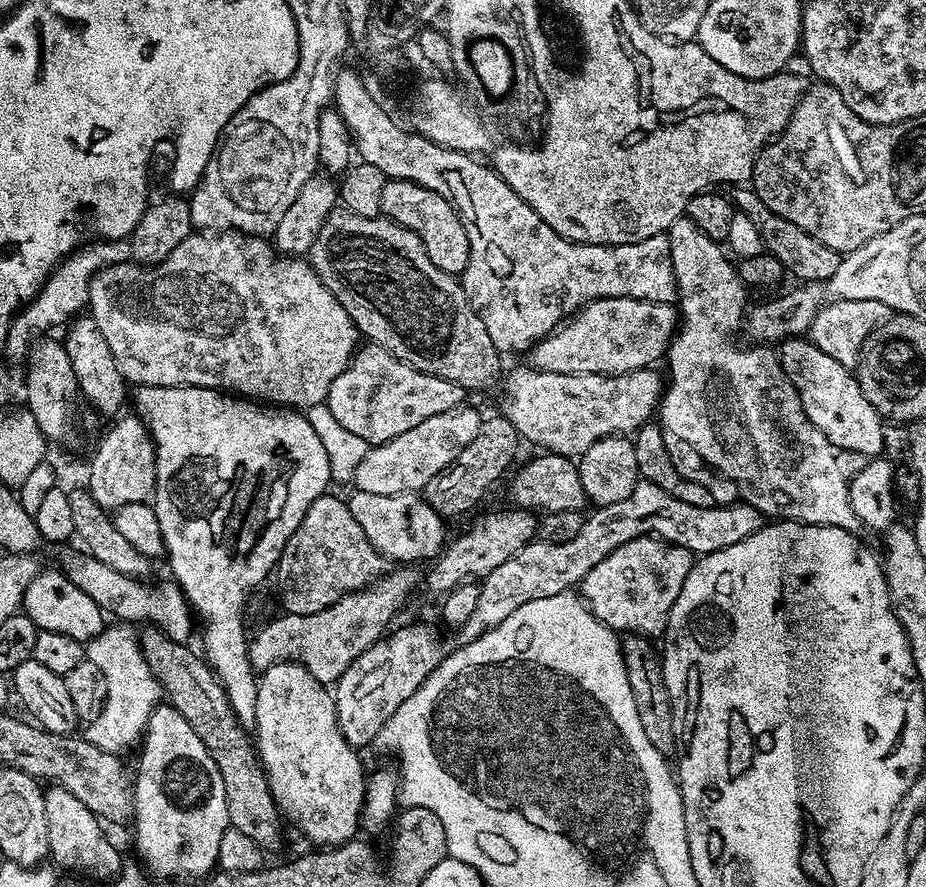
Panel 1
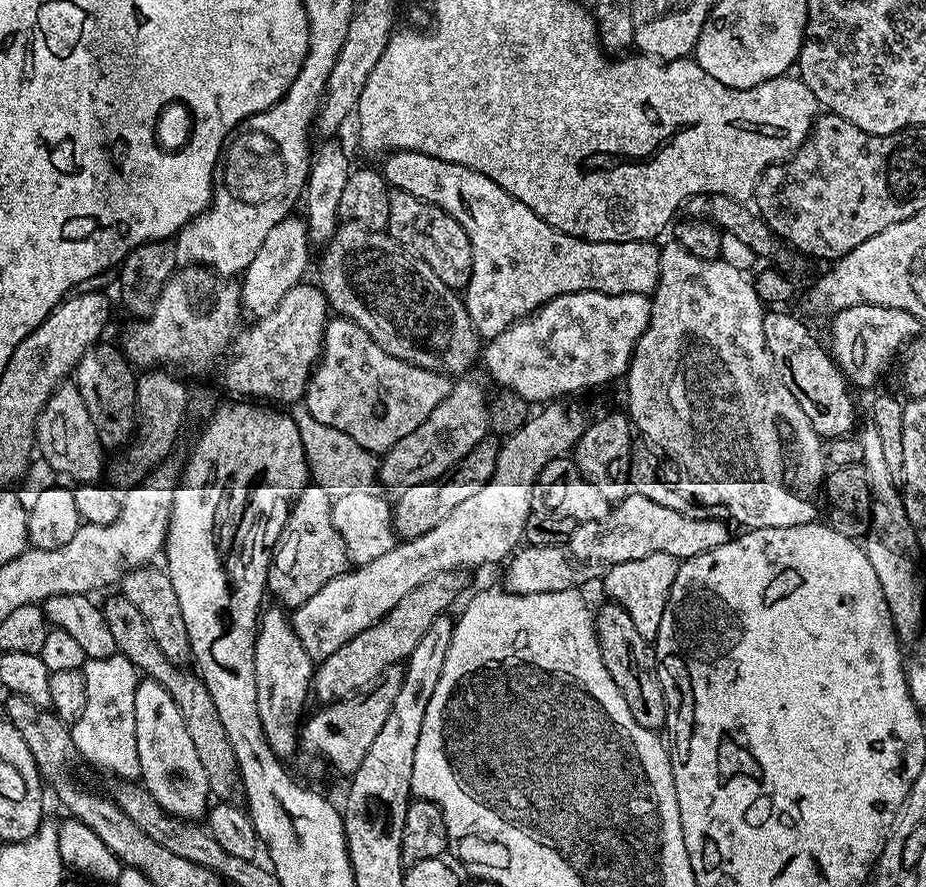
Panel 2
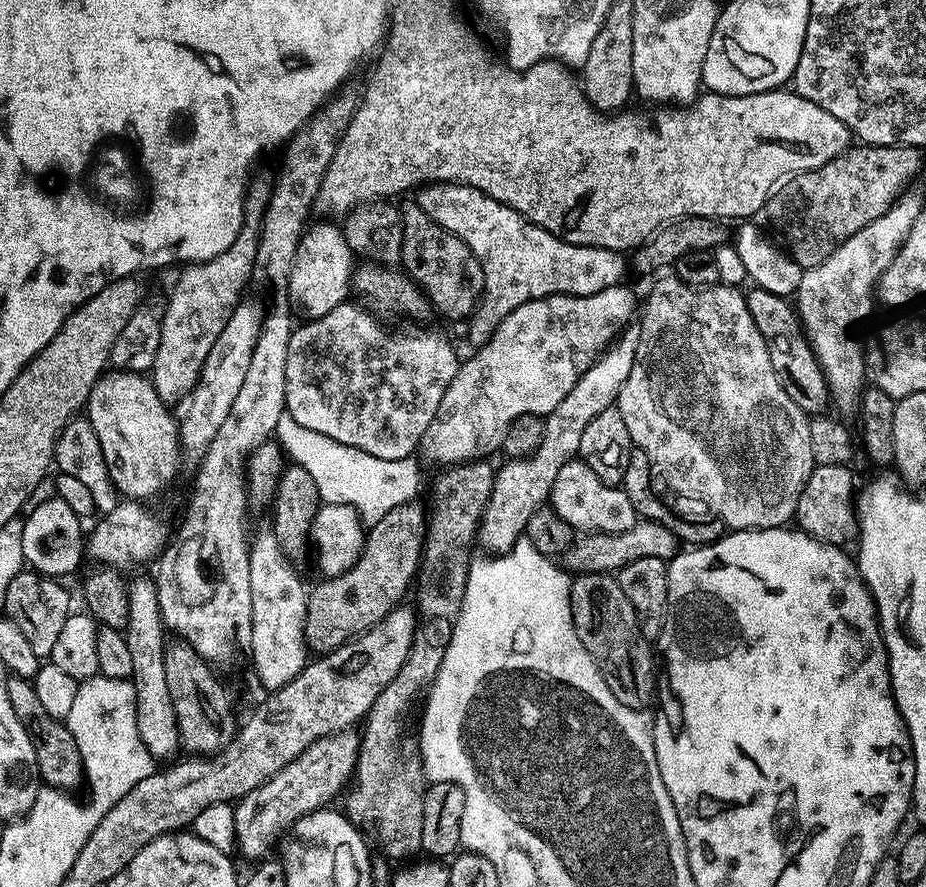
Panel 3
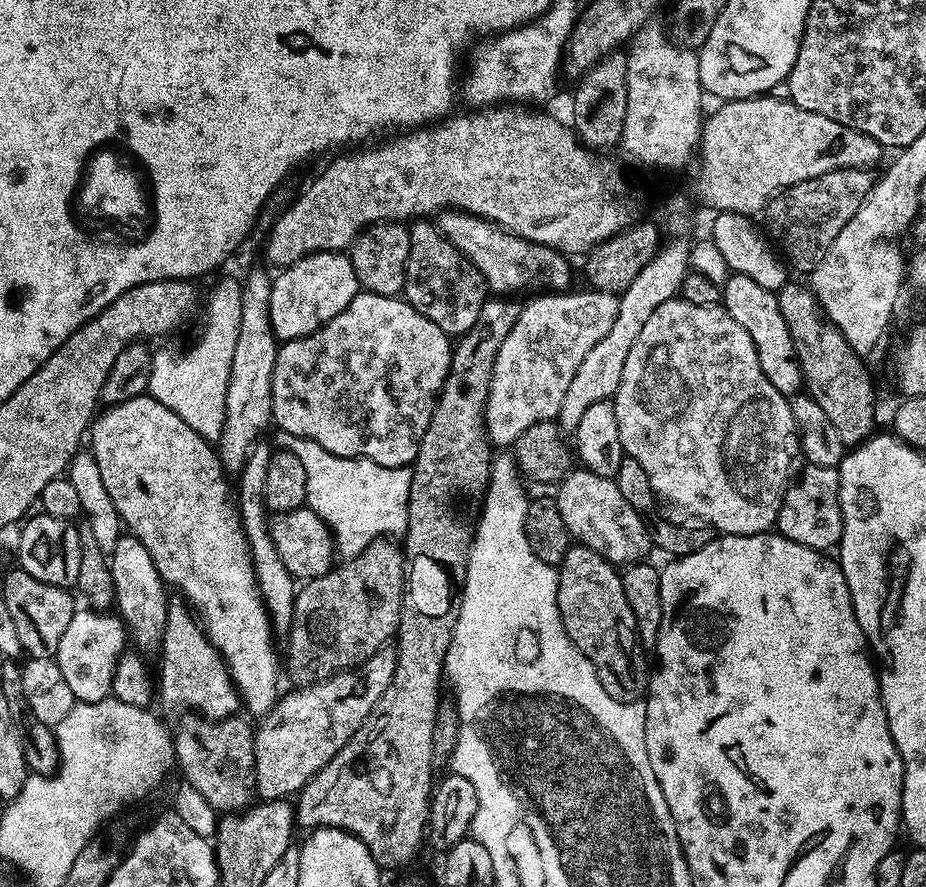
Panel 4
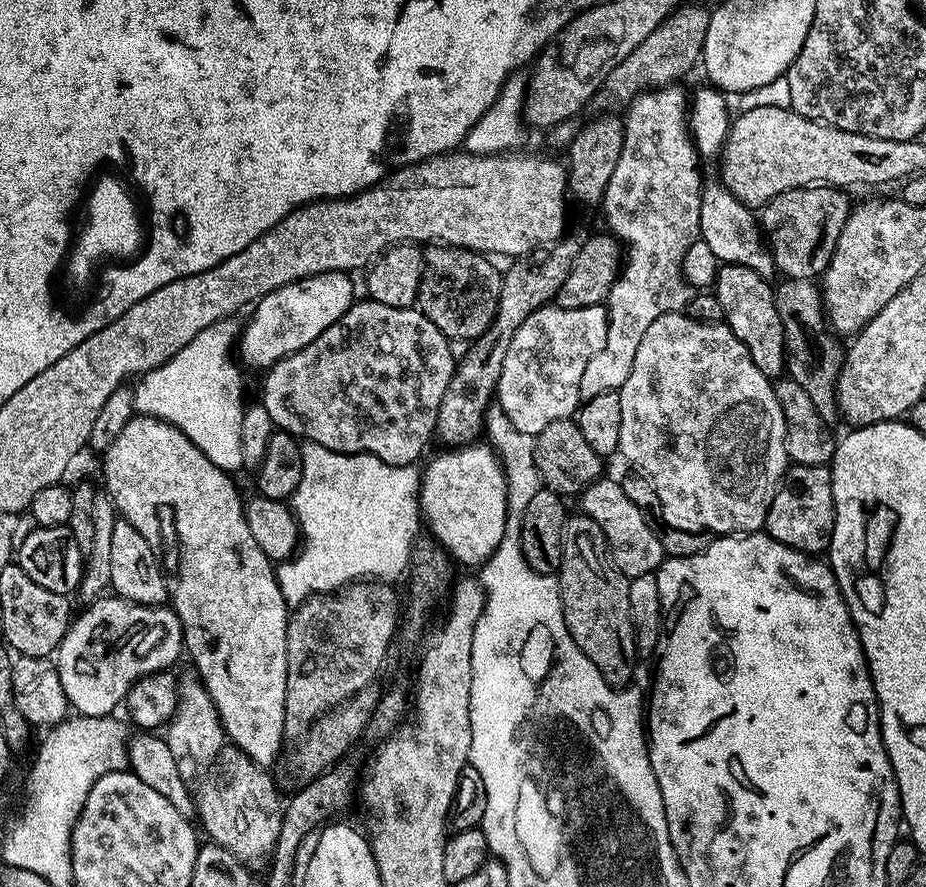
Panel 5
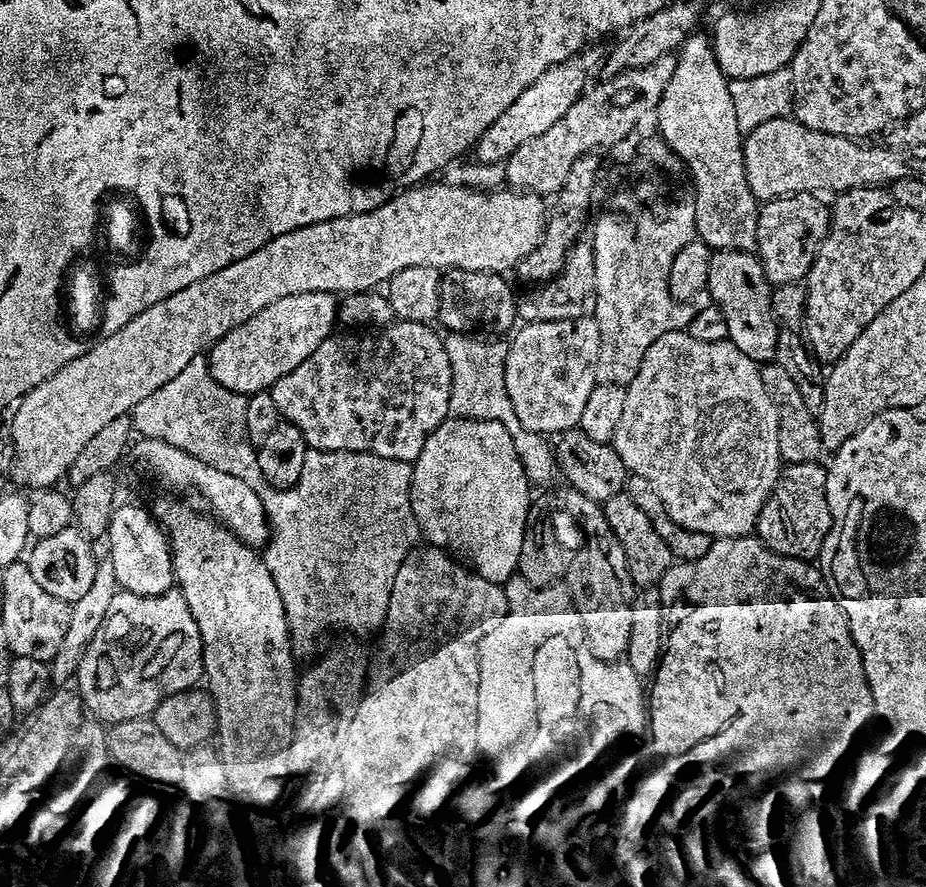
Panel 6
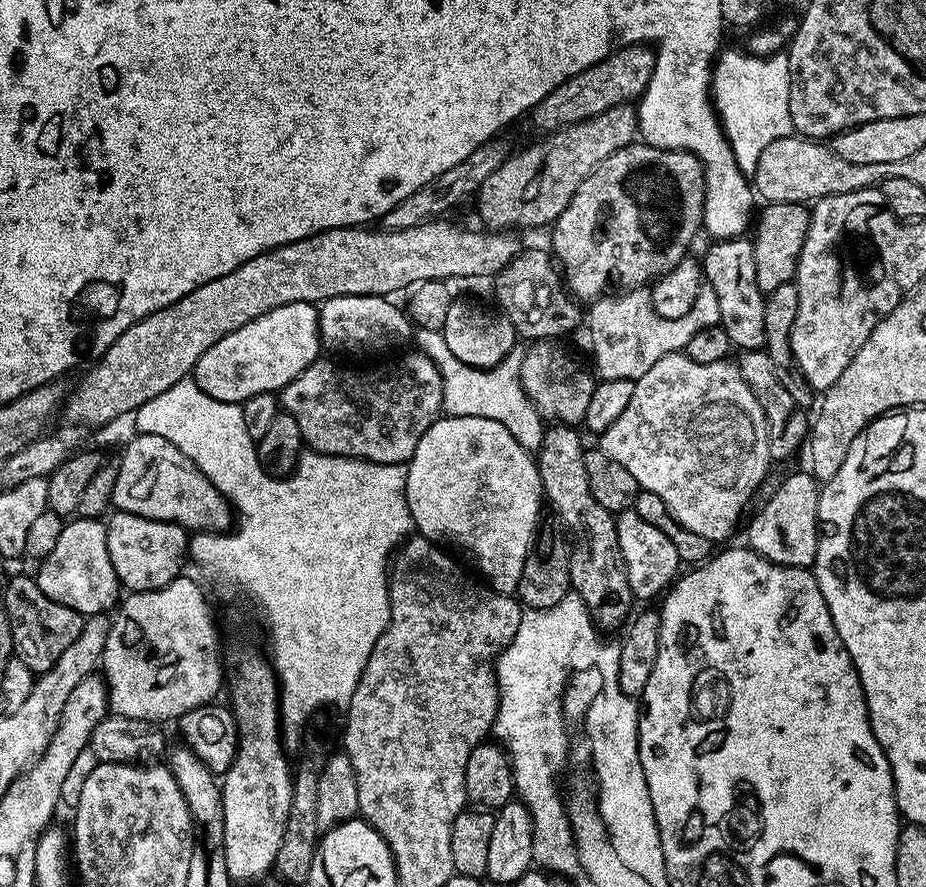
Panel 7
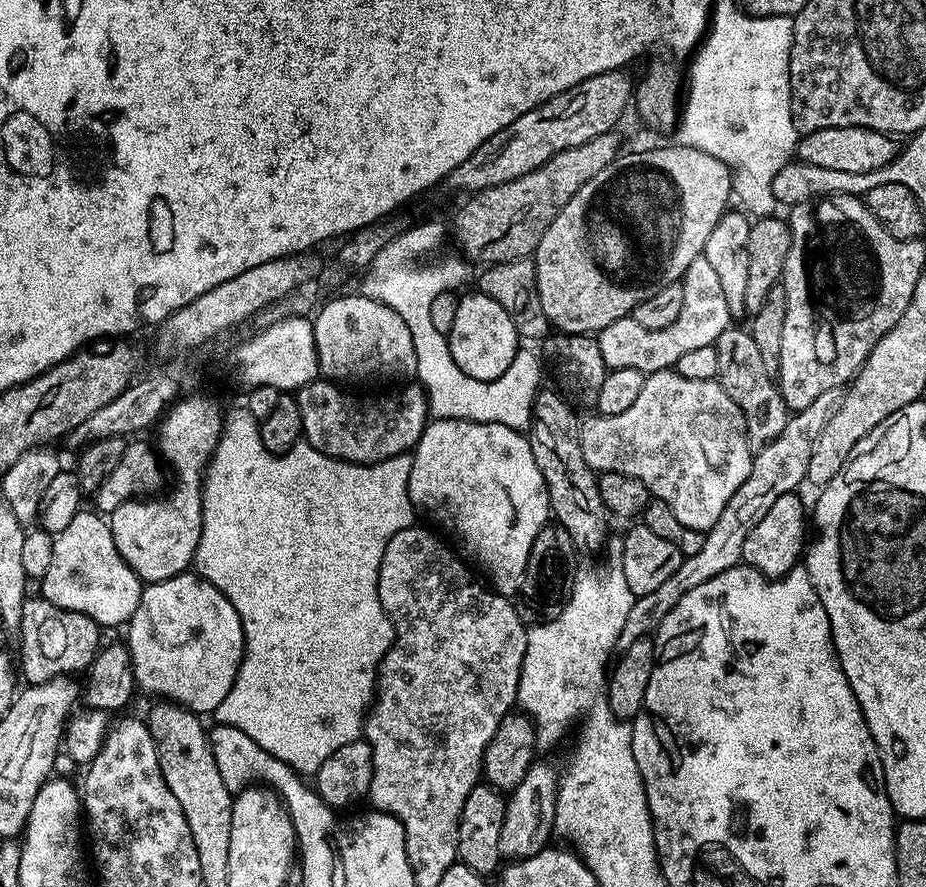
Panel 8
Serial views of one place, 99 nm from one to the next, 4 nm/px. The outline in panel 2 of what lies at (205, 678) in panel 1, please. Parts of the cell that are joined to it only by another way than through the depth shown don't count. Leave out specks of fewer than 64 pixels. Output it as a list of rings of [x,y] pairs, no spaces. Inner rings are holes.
[[[115,594],[108,601],[103,601],[102,607],[106,626],[110,626],[110,634],[114,634],[116,651],[137,669],[147,679],[158,682],[178,706],[182,718],[186,722],[186,730],[190,730],[190,738],[194,742],[194,750],[198,750],[198,758],[202,758],[202,766],[206,766],[208,786],[213,797],[228,802],[232,795],[239,793],[242,788],[240,767],[230,746],[230,738],[226,736],[226,729],[222,726],[222,718],[218,716],[218,706],[214,706],[214,698],[210,698],[210,690],[195,671],[187,672],[187,667],[172,664],[162,650],[158,650],[158,642],[150,634],[150,626],[146,626],[146,618],[130,606],[130,602],[123,594]]]

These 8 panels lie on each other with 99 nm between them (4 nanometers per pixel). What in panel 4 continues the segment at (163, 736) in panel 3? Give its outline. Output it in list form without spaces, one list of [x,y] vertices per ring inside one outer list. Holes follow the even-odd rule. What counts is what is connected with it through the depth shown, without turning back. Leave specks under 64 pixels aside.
[[[131,534],[121,535],[120,541],[110,553],[110,567],[112,581],[114,582],[115,611],[124,622],[127,635],[137,644],[135,647],[141,653],[149,654],[161,647],[164,642],[166,618],[168,617],[169,593],[166,594],[166,585],[154,566],[154,558],[146,546],[137,536]]]

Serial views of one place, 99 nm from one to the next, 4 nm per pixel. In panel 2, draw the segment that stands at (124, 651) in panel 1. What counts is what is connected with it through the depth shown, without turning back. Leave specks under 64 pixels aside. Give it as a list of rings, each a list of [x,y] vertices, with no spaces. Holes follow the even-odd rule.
[[[117,654],[101,660],[85,659],[82,671],[86,678],[86,708],[82,710],[82,718],[71,725],[74,746],[94,767],[121,776],[121,781],[135,781],[140,775],[134,718],[138,669]]]

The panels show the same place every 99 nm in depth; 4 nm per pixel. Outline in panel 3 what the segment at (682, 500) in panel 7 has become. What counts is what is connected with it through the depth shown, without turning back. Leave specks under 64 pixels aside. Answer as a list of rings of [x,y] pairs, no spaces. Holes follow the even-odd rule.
[[[669,274],[664,276],[656,285],[652,288],[652,293],[648,296],[648,301],[643,301],[642,315],[638,320],[638,327],[640,329],[640,337],[638,338],[638,350],[636,351],[636,357],[634,358],[634,364],[630,366],[630,378],[626,378],[626,382],[622,386],[620,391],[620,397],[617,398],[615,407],[619,408],[622,414],[622,422],[626,422],[626,430],[630,430],[630,438],[633,445],[637,449],[640,449],[649,457],[650,462],[654,465],[657,473],[664,472],[664,476],[668,479],[668,484],[674,491],[678,492],[682,496],[692,498],[694,500],[701,500],[706,504],[708,509],[713,515],[717,515],[723,521],[723,523],[732,530],[743,530],[745,528],[779,528],[787,525],[789,521],[795,517],[796,507],[798,506],[798,498],[802,494],[802,490],[806,486],[806,482],[810,478],[810,474],[816,469],[816,459],[814,458],[814,450],[812,449],[812,443],[810,442],[810,420],[806,413],[800,409],[794,402],[794,398],[790,398],[790,394],[786,394],[786,390],[782,390],[782,382],[778,382],[778,374],[774,374],[774,366],[770,366],[770,354],[768,353],[768,347],[766,342],[762,338],[762,334],[758,334],[758,326],[754,326],[754,318],[750,314],[748,309],[748,297],[739,287],[729,286],[723,282],[710,287],[710,288],[693,288],[691,284],[684,284],[680,280],[679,276],[675,274]]]

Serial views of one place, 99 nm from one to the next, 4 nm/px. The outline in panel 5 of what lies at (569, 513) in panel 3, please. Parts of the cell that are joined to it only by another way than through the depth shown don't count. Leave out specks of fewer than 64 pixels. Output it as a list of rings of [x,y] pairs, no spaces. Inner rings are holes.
[[[619,479],[595,480],[593,484],[588,485],[583,492],[579,493],[579,500],[581,510],[600,527],[605,540],[603,543],[610,553],[610,559],[621,574],[629,578],[641,576],[655,572],[663,565],[666,557],[657,529],[649,524],[642,510],[638,510],[638,506],[634,506],[634,502],[626,498],[626,490]]]

